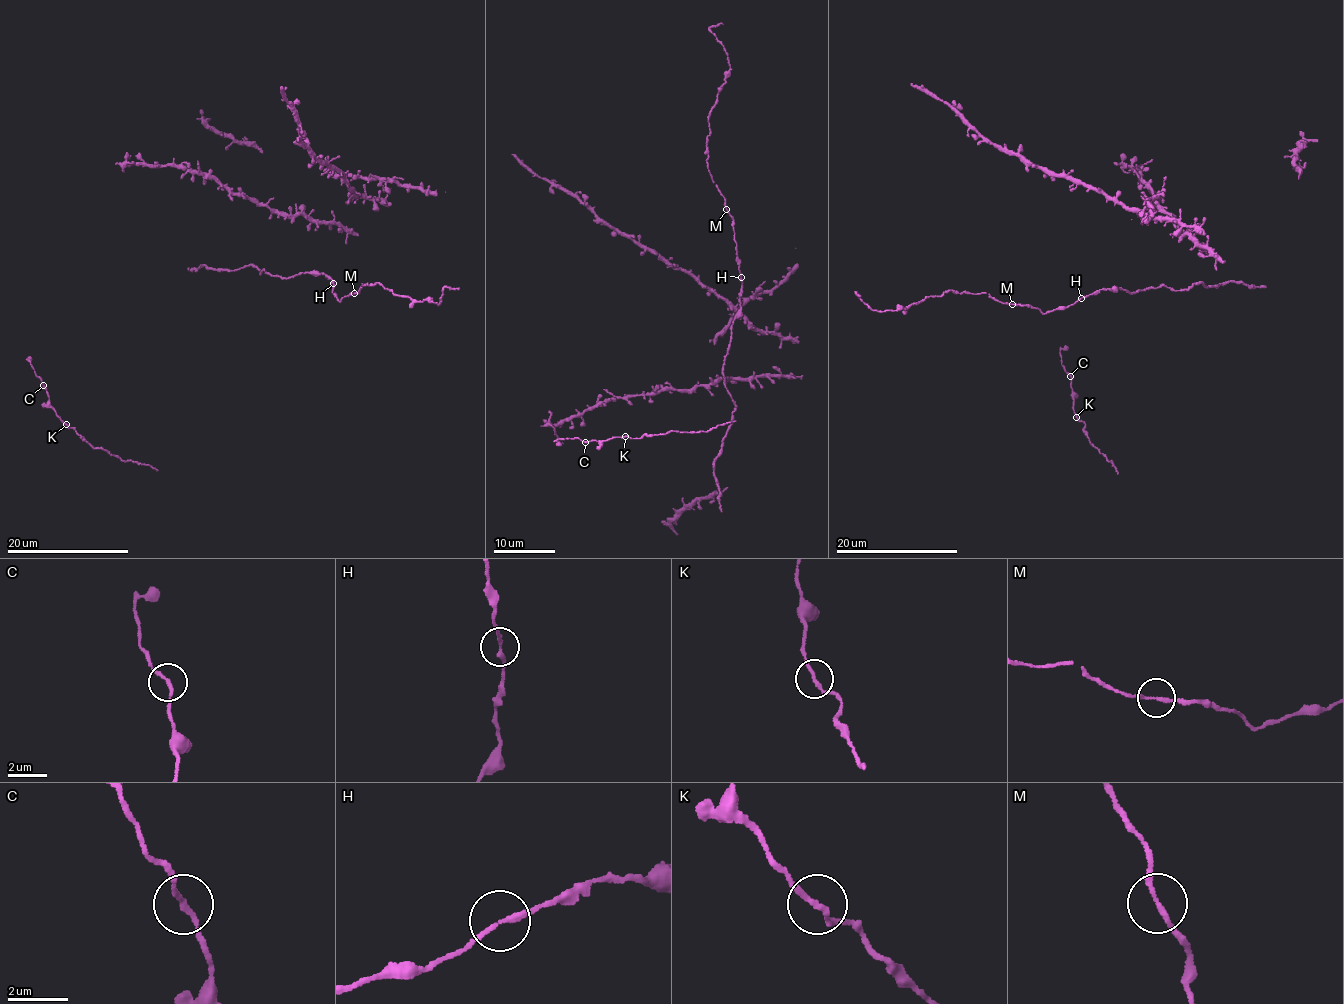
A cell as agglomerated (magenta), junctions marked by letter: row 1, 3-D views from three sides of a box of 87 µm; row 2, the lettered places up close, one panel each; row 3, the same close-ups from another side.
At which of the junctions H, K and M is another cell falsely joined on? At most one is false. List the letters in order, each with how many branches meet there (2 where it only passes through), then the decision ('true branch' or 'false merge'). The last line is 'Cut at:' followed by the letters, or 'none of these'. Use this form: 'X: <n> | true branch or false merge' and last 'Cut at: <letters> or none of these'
H: 2 | true branch
K: 2 | false merge
M: 2 | true branch
Cut at: K

